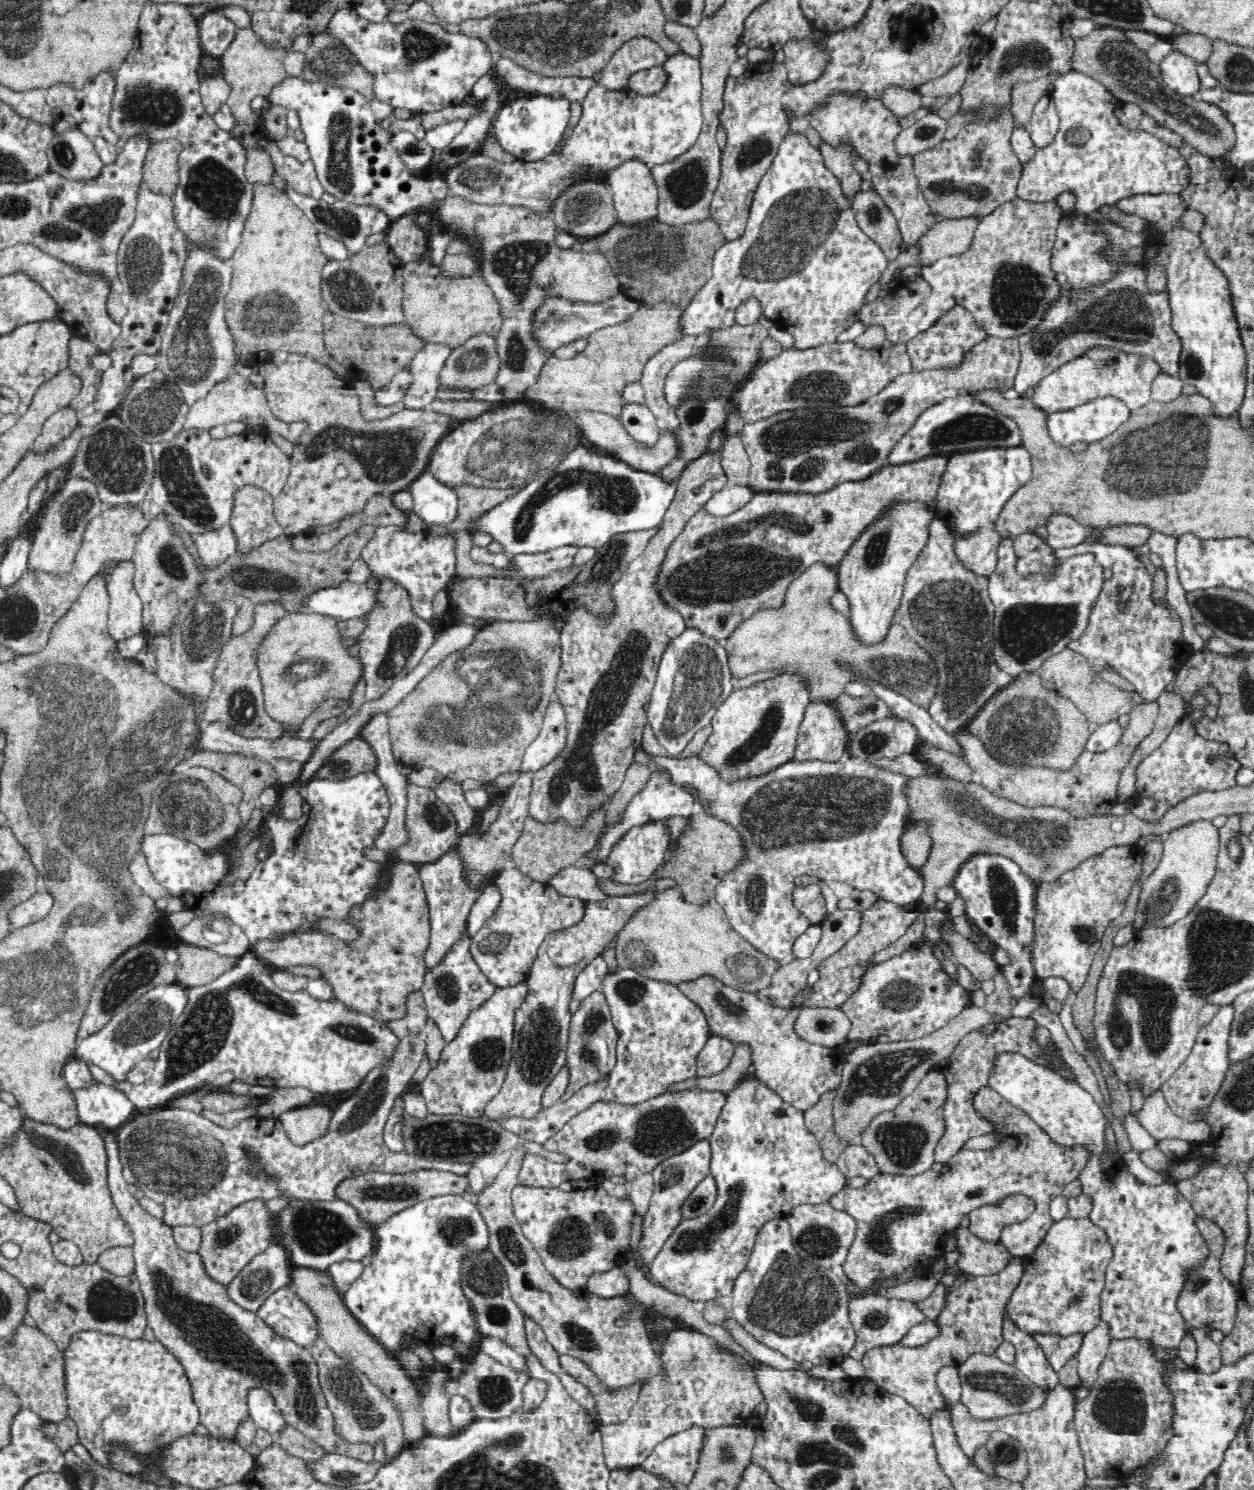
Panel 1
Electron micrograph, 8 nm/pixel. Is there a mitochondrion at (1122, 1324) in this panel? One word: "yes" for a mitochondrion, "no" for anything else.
no

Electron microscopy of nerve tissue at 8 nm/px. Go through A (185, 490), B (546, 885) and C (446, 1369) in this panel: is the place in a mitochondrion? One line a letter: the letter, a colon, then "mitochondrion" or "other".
A: mitochondrion
B: other
C: other

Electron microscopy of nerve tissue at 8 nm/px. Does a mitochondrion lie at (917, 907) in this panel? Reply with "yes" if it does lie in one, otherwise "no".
no

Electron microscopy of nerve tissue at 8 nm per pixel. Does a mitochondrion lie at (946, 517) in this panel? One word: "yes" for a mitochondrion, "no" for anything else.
no

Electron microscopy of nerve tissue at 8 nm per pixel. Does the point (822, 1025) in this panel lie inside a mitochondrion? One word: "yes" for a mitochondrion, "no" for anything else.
no

